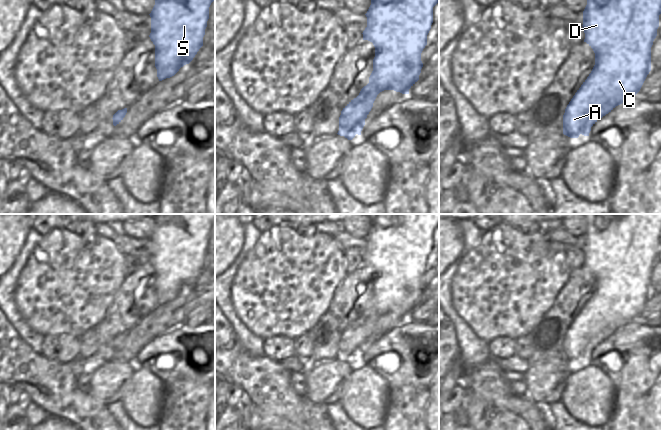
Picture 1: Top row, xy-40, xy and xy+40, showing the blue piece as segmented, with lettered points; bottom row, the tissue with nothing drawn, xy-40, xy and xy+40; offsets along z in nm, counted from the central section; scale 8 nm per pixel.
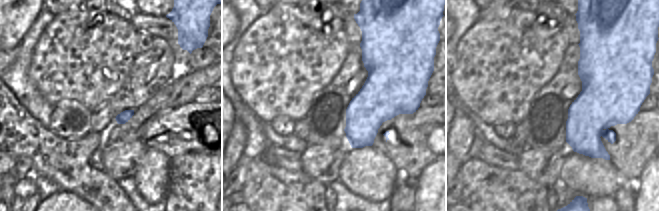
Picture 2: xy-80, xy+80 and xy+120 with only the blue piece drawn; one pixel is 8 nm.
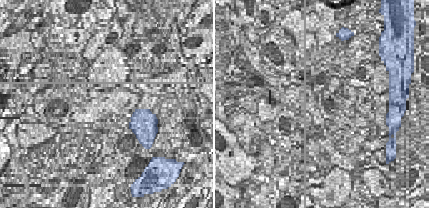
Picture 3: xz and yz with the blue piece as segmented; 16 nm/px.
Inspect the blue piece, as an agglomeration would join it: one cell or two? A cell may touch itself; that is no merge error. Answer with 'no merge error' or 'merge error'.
no merge error

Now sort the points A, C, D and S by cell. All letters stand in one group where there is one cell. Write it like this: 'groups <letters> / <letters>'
groups A C D S

